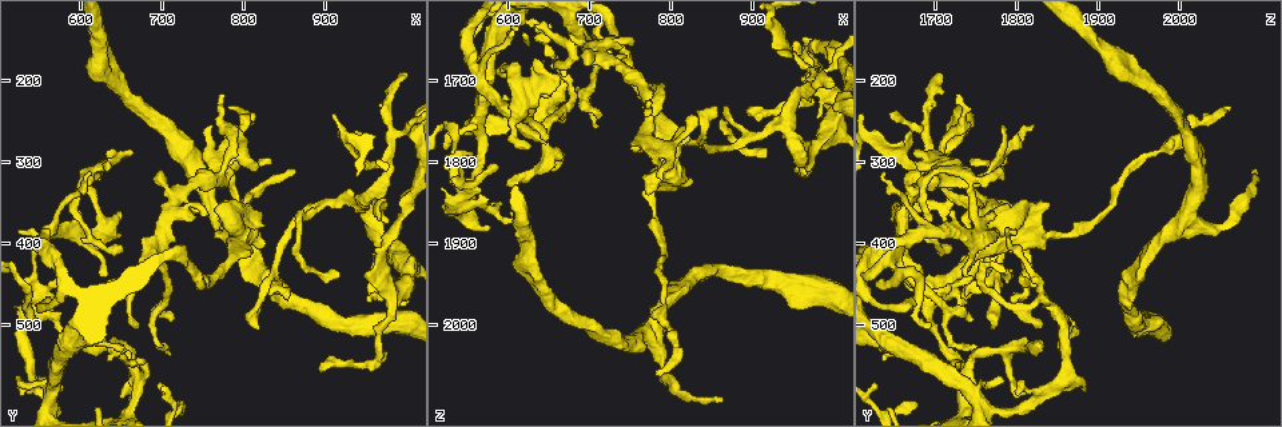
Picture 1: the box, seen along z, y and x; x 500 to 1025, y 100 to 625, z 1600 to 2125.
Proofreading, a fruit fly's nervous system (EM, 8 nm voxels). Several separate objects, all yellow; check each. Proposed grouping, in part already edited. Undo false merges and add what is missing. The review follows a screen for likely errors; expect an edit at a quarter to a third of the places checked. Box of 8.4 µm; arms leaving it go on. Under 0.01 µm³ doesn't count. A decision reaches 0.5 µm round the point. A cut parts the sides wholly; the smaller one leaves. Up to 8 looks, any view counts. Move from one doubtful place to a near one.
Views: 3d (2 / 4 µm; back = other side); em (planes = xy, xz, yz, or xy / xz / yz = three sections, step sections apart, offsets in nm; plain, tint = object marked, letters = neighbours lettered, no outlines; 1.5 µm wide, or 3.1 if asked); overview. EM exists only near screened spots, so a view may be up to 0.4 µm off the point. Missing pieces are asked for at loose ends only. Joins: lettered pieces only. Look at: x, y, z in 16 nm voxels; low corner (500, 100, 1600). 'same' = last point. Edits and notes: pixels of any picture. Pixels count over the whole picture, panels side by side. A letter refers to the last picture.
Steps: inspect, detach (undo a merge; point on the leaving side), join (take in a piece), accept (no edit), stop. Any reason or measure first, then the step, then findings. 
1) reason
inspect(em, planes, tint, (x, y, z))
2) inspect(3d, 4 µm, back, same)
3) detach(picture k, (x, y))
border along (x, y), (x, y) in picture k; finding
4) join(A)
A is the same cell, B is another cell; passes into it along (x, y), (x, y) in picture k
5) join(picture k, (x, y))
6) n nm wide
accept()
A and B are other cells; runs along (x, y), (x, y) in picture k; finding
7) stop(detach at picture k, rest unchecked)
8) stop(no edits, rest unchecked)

an open end
inspect(em, xz, step 4, tint, (965, 370, 1655))

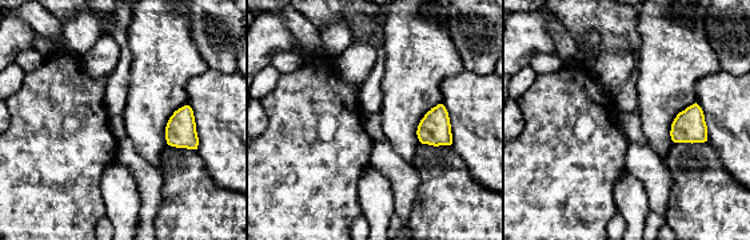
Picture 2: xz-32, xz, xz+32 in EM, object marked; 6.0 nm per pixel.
inspect(em, planes, letters, same)

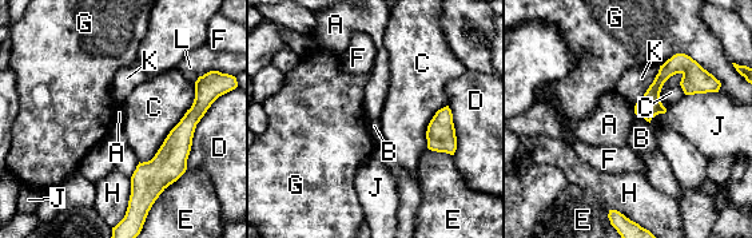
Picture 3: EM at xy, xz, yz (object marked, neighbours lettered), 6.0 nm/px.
accept()
A, B, C, D, E, F, G, H, J, K and L are other cells; border along (633, 108), (635, 112) in picture 3; no lettered piece goes on from it

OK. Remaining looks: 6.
inspect(3d, 4 µm, (585, 435, 1800))

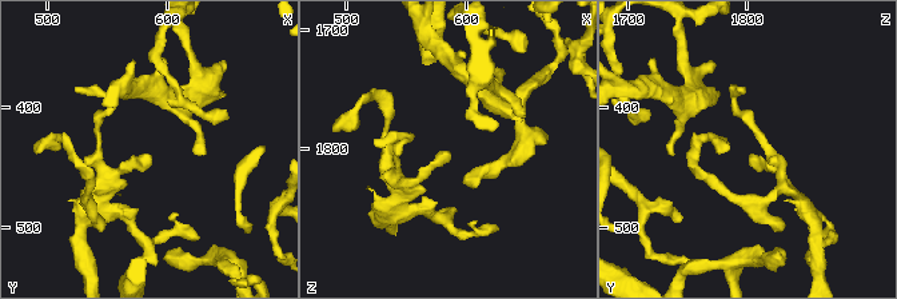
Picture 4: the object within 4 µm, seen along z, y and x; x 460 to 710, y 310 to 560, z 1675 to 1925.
inspect(em, xy, step 4, tint, (580, 436, 1802))

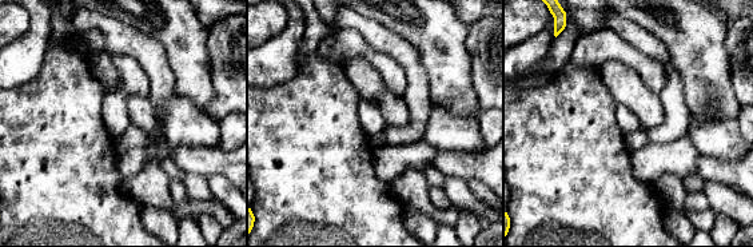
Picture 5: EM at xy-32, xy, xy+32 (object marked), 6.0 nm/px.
cut it another way
inspect(em, xz, step 8, letters, same)

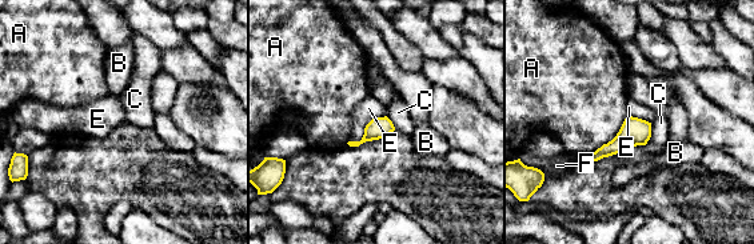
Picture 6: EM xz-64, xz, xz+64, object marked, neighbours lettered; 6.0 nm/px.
A touches over 360 nm
accept()
A, B, C, E and F are other cells; no lettered piece goes on from it

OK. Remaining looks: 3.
end of a long branch
inspect(em, yz, step 8, letters, (865, 315, 2090))

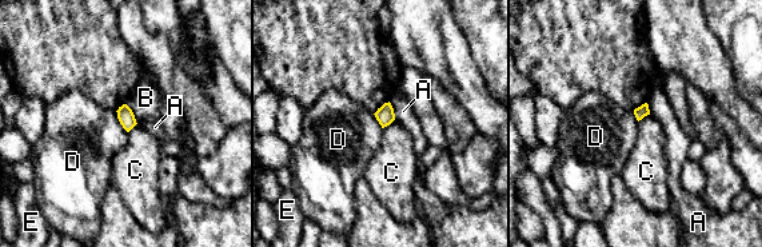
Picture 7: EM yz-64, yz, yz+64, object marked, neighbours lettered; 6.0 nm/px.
70 nm wide
accept()
A, B, C, D and E are other cells; border along (394, 119), (383, 128) in picture 7; no lettered piece goes on from it

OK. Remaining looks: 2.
stop(no edits, rest unchecked)

